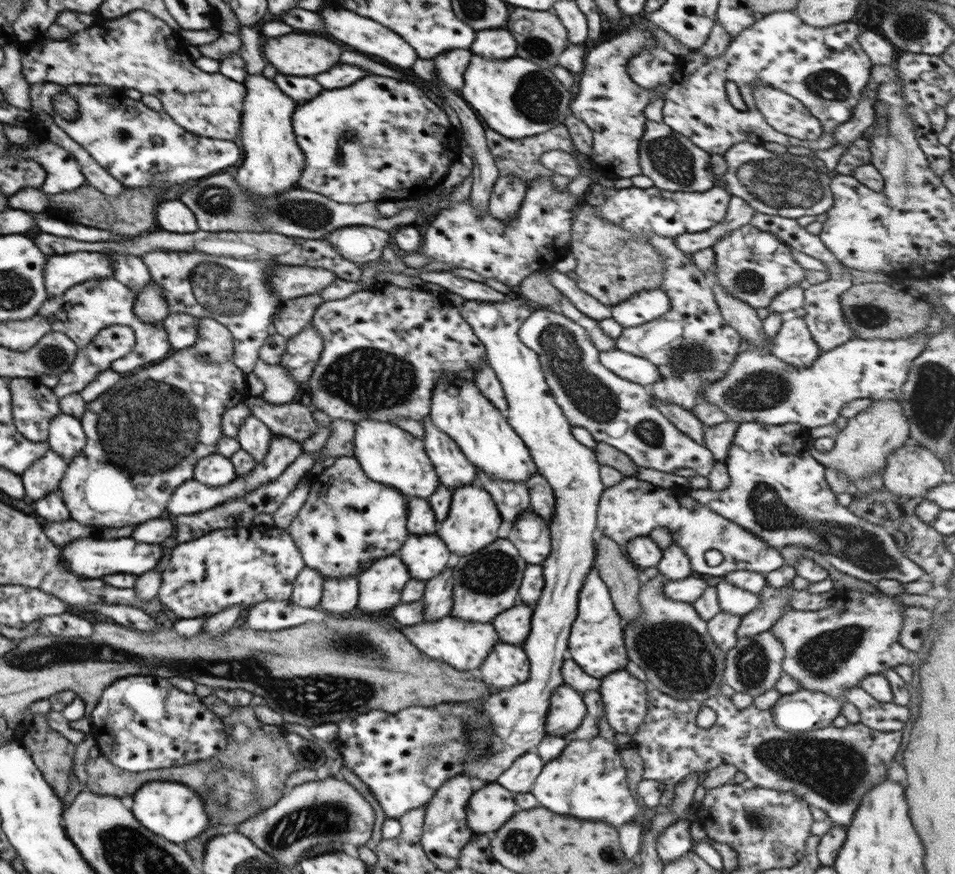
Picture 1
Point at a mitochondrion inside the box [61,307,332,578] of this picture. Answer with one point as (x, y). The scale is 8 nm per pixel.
(164, 432)

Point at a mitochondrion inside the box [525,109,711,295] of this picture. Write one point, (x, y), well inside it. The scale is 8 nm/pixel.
(670, 157)

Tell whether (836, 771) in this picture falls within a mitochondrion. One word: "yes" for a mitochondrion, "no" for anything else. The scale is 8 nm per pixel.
yes

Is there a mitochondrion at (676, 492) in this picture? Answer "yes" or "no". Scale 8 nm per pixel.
no

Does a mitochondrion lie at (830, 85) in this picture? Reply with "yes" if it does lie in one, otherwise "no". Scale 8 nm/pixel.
yes

